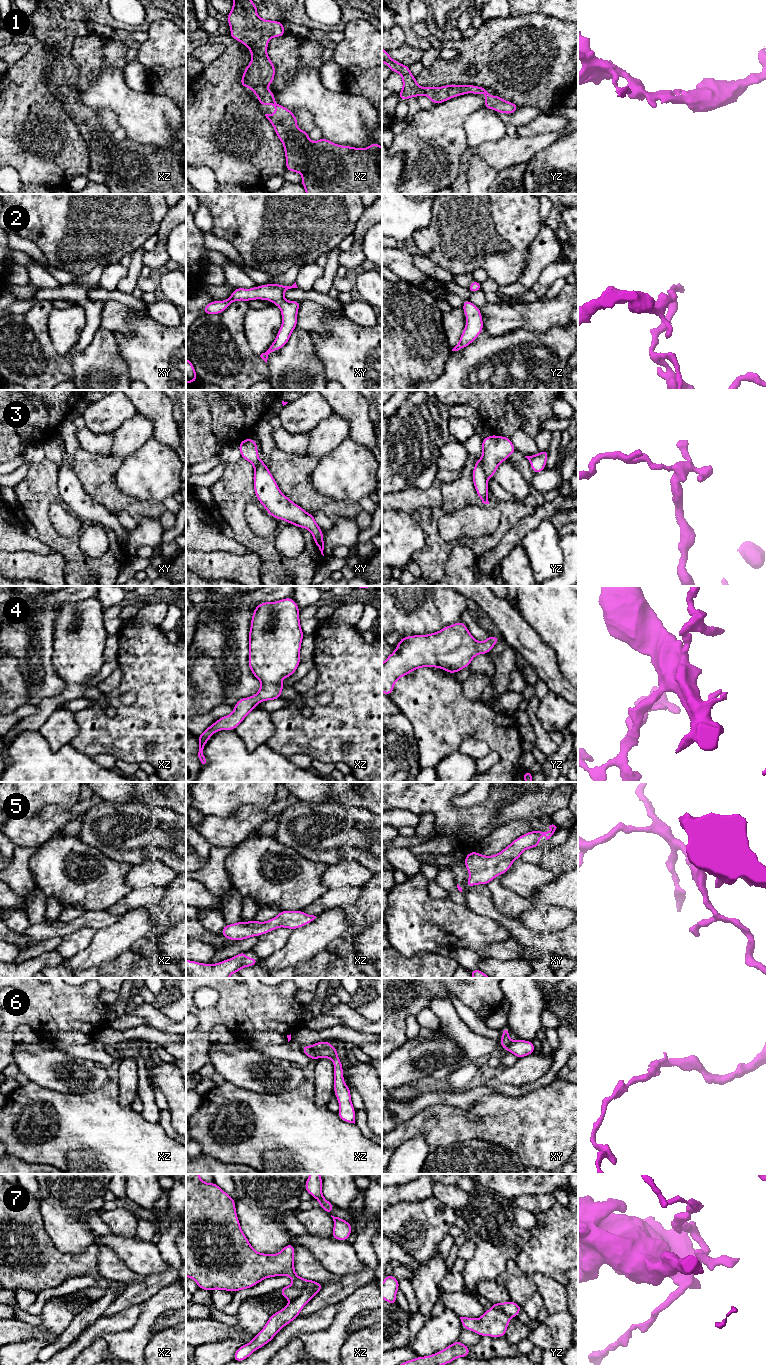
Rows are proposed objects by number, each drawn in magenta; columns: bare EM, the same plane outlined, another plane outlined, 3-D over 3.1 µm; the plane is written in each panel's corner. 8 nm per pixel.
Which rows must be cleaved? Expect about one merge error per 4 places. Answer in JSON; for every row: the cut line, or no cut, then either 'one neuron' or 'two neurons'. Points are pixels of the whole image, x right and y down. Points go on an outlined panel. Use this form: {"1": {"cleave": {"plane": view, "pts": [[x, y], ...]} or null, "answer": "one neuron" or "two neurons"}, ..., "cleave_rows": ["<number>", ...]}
{"1": {"cleave": null, "answer": "one neuron"}, "2": {"cleave": null, "answer": "one neuron"}, "3": {"cleave": {"plane": "yz", "pts": [[480, 460], [481, 466], [488, 476]]}, "answer": "two neurons"}, "4": {"cleave": null, "answer": "one neuron"}, "5": {"cleave": null, "answer": "one neuron"}, "6": {"cleave": {"plane": "xz", "pts": [[309, 1049], [317, 1057]]}, "answer": "two neurons"}, "7": {"cleave": {"plane": "xz", "pts": [[308, 1280], [308, 1285], [303, 1291], [290, 1301]]}, "answer": "two neurons"}, "cleave_rows": ["3", "6", "7"]}

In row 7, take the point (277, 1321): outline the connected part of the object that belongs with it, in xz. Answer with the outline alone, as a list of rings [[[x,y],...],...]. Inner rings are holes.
[[[308,1280],[308,1286],[301,1295],[290,1301],[287,1306],[270,1316],[263,1329],[257,1333],[250,1343],[242,1345],[233,1356],[235,1361],[243,1361],[254,1351],[270,1342],[274,1336],[285,1326],[299,1316],[303,1307],[314,1297],[316,1292],[316,1281]]]

